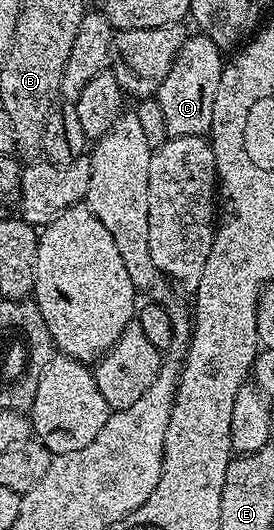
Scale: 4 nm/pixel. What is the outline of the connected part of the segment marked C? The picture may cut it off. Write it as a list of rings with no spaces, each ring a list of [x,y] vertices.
[[[186,36],[171,71],[167,71],[167,79],[163,79],[163,83],[155,94],[159,107],[163,107],[163,120],[167,123],[167,131],[170,137],[205,137],[213,127],[215,91],[219,91],[219,79],[223,68],[223,51],[210,37],[196,36]]]

